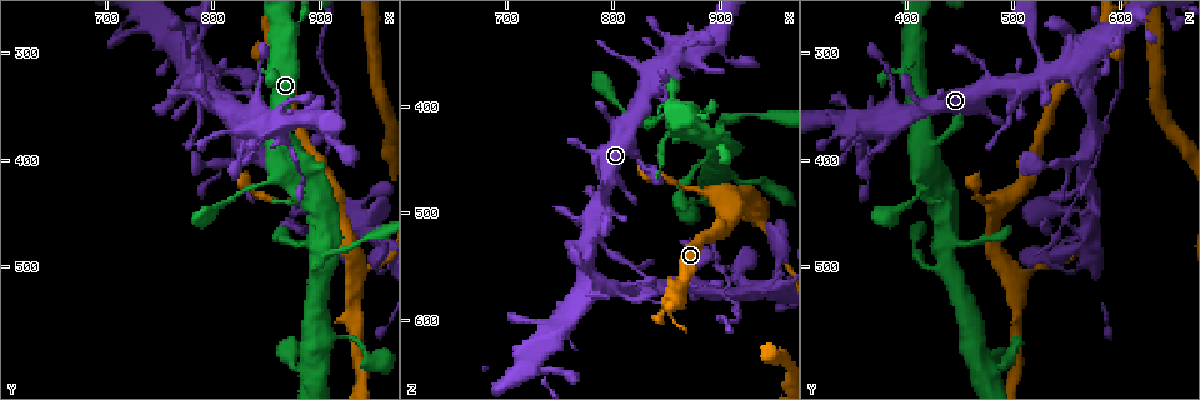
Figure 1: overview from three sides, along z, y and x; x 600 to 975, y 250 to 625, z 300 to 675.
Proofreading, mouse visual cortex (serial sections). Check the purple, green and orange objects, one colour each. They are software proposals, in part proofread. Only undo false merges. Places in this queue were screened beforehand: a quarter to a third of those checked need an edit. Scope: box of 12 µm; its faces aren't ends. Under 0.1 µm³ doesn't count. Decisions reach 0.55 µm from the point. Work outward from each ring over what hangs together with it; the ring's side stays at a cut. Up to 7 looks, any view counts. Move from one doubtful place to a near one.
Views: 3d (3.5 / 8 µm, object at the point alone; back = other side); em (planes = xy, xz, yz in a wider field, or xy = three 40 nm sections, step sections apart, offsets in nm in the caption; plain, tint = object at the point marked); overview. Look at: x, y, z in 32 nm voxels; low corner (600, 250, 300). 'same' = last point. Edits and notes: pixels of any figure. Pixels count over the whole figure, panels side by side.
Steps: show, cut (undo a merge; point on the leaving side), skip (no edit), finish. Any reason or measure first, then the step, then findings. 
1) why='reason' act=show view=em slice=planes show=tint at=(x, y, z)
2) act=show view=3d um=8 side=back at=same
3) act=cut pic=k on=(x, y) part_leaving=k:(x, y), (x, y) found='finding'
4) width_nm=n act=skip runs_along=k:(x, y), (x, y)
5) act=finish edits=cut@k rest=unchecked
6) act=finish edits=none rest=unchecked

why='sudden change in width' act=show view=3d um=3.5 at=(776, 312, 558)

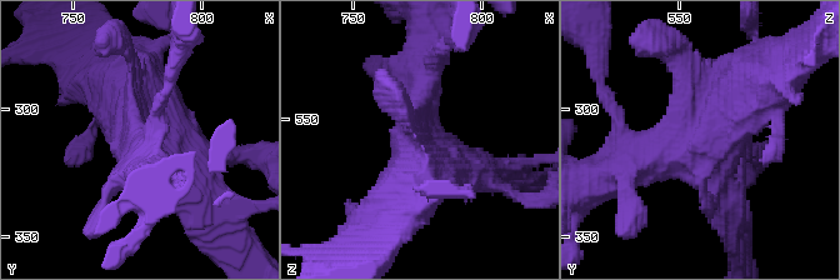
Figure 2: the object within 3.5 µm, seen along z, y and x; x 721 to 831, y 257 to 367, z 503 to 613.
why='shape alone is not enough' act=show view=em slice=xy step=5 show=tint at=(776, 313, 559)

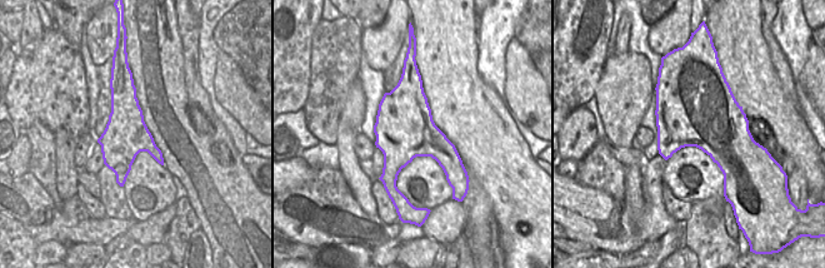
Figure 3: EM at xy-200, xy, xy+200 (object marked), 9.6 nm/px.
act=skip found='continuous, no second cell'

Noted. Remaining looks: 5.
act=show view=3d um=8 at=(914, 462, 554)

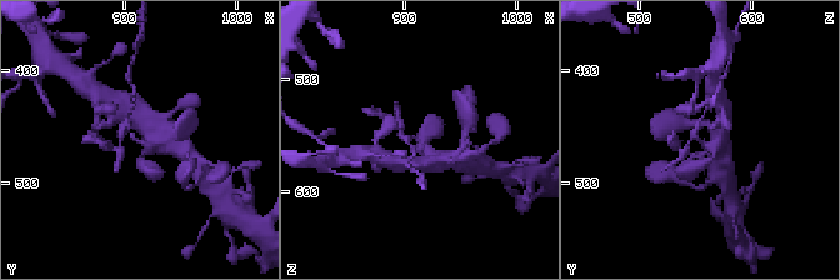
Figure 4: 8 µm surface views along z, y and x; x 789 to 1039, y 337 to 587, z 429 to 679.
why='zoom in' act=show view=3d um=3.5 at=(912, 464, 556)

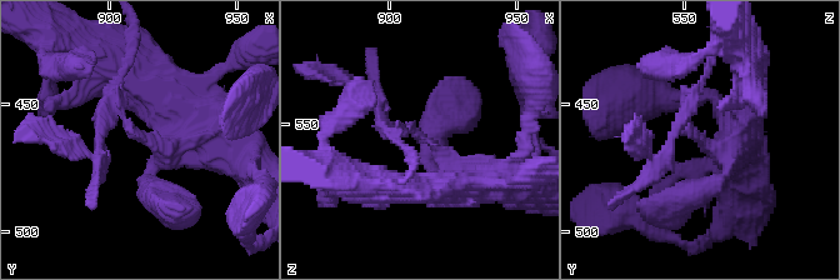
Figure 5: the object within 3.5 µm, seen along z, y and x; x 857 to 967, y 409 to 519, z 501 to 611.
why='need the tissue' act=show view=em slice=planes show=tint at=(913, 464, 556)

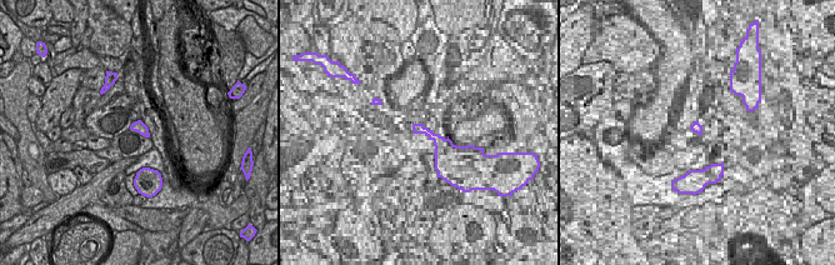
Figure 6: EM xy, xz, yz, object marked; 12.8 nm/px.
width_nm=160 act=cut pic=5 on=(670, 149) part_leaving=5:(403, 129), (395, 139), (414, 158), (406, 176) found='two cells meet here'

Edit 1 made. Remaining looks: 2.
act=finish edits=cut@5 rest=unchecked

